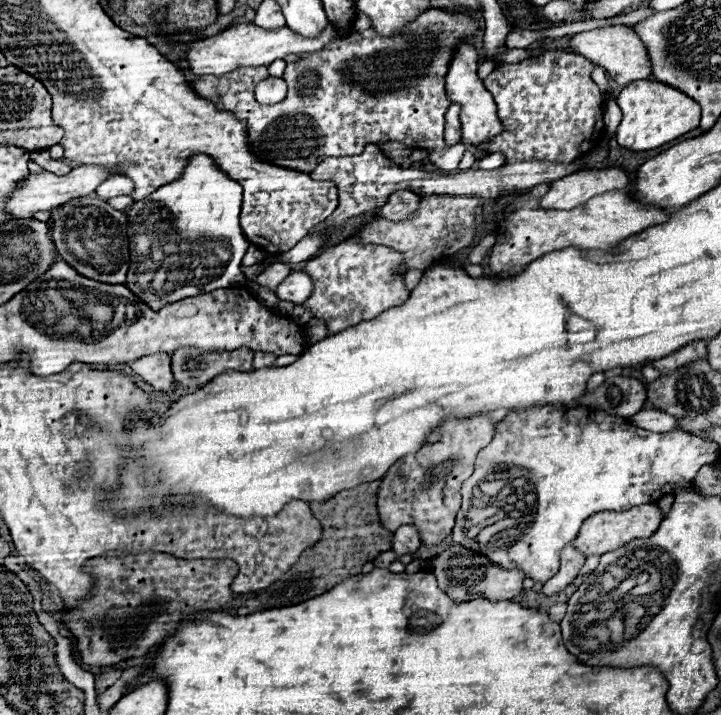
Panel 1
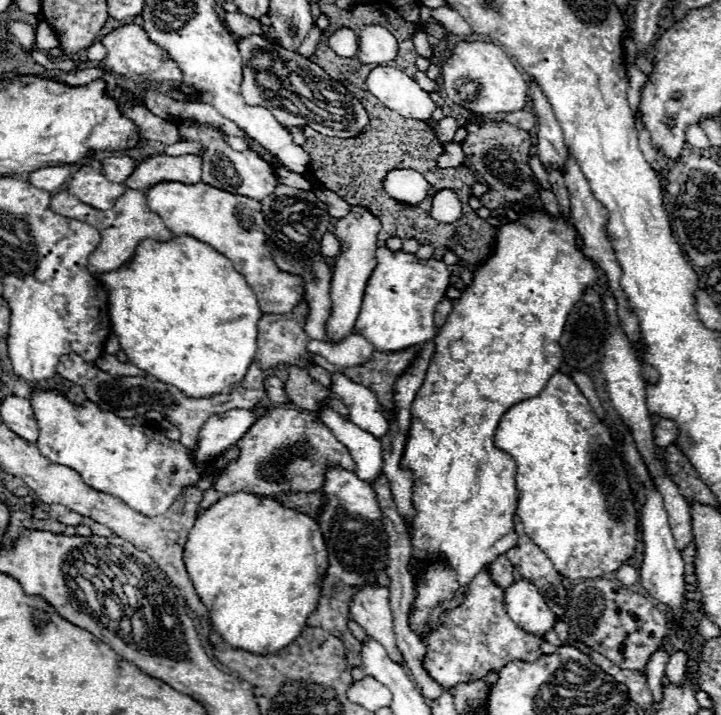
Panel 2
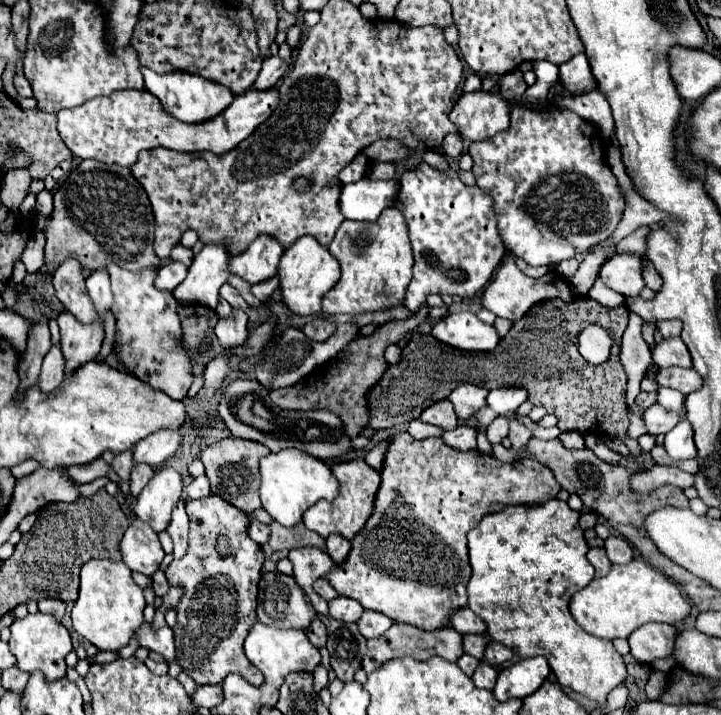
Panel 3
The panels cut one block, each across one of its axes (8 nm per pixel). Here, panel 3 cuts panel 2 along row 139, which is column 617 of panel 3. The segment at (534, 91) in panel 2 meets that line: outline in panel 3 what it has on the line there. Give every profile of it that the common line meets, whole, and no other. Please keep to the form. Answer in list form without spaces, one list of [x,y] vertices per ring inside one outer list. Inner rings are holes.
[[[610,536],[606,540],[604,548],[606,548],[606,554],[608,554],[612,564],[626,564],[626,562],[630,562],[634,558],[632,546],[620,536]]]

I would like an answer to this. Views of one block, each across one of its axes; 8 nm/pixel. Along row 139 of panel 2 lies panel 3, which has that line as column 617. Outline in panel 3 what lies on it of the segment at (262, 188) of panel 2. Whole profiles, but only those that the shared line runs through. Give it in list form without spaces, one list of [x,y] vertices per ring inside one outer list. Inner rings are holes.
[[[514,106],[510,110],[510,128],[502,134],[496,134],[494,138],[490,140],[482,140],[482,142],[474,142],[470,144],[468,148],[468,154],[472,156],[474,176],[476,176],[476,186],[488,194],[492,200],[494,200],[494,212],[496,212],[496,218],[498,218],[498,234],[506,246],[506,250],[510,250],[514,256],[518,258],[524,258],[530,266],[552,266],[552,264],[558,264],[560,260],[564,258],[574,258],[574,256],[580,256],[584,254],[590,246],[606,240],[618,226],[620,218],[622,218],[622,210],[624,210],[624,198],[622,198],[622,192],[620,192],[620,186],[616,182],[616,176],[612,174],[608,162],[606,162],[606,142],[604,138],[600,136],[600,132],[596,132],[594,124],[590,124],[588,120],[584,120],[582,116],[578,116],[576,112],[568,110],[568,108],[562,108],[562,106],[554,106],[552,110],[548,112],[540,112],[540,110],[532,110],[532,108],[526,108],[526,106]]]

